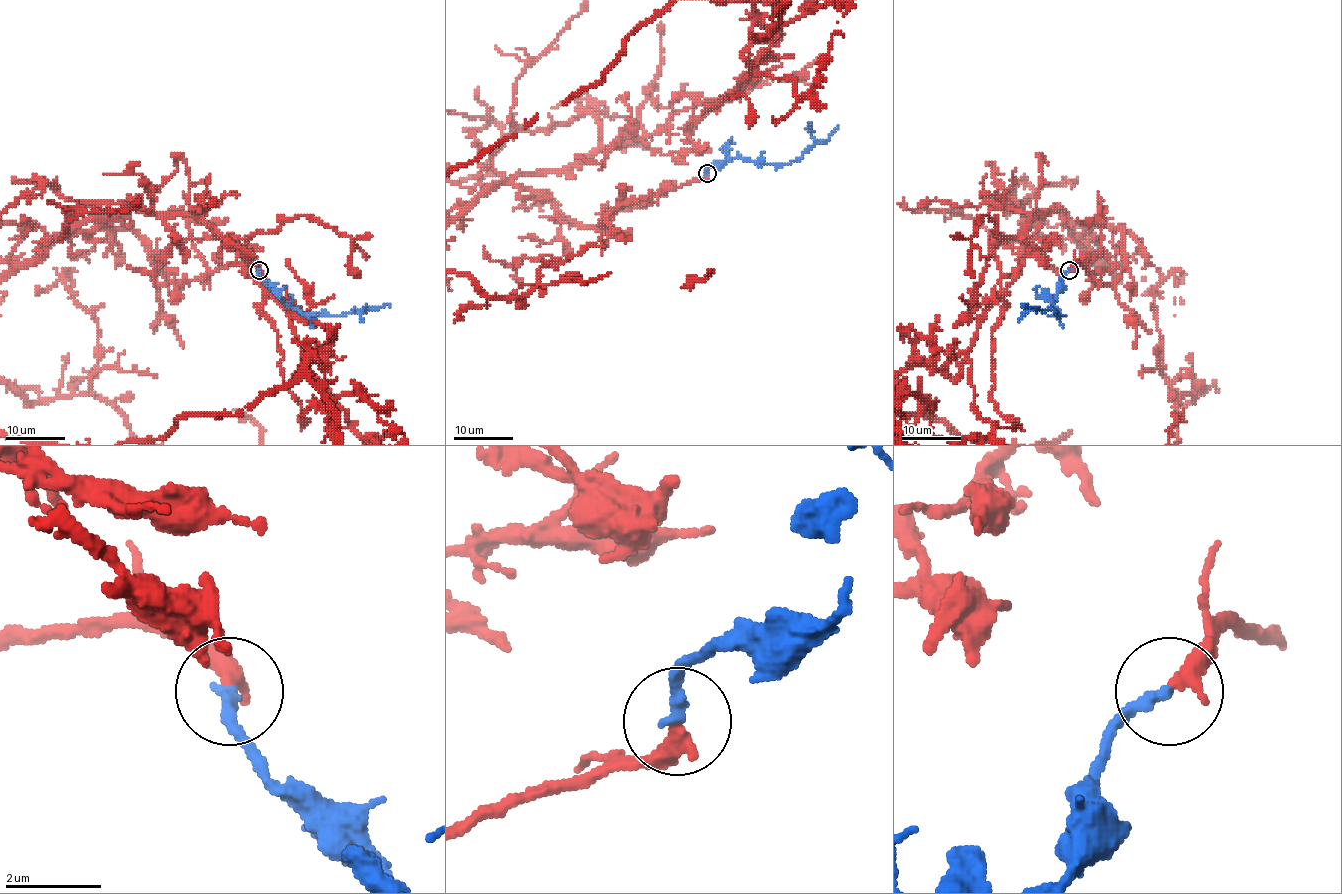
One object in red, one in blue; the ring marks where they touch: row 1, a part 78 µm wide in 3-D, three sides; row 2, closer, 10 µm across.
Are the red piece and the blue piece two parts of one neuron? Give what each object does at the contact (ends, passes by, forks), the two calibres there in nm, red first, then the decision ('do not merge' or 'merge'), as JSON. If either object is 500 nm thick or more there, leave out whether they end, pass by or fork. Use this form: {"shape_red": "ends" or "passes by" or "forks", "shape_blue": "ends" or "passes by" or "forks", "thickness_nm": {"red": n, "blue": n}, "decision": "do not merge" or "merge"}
{"shape_red": "ends", "shape_blue": "ends", "thickness_nm": {"red": 400, "blue": 260}, "decision": "merge"}

